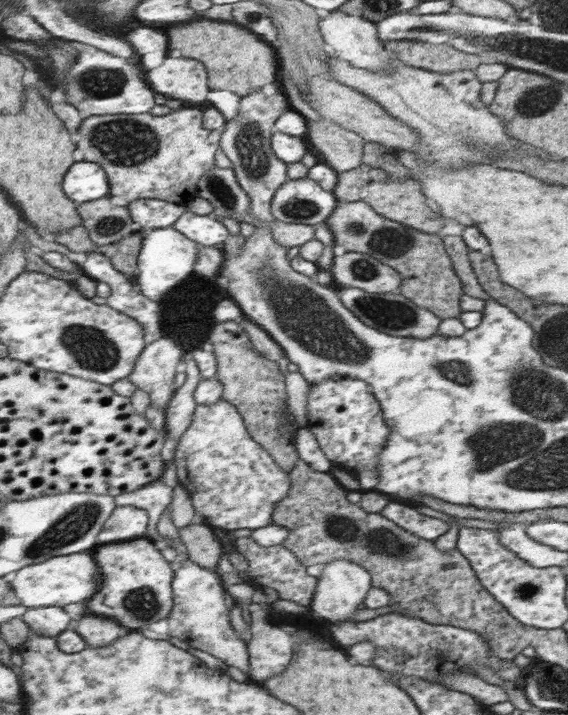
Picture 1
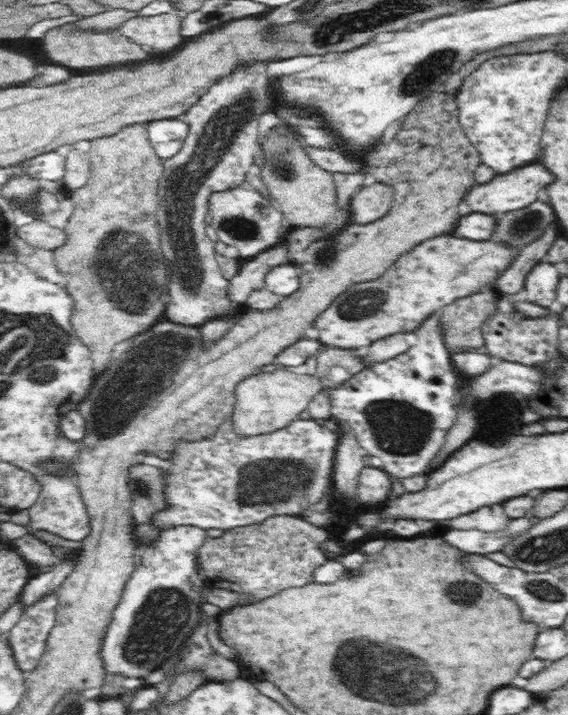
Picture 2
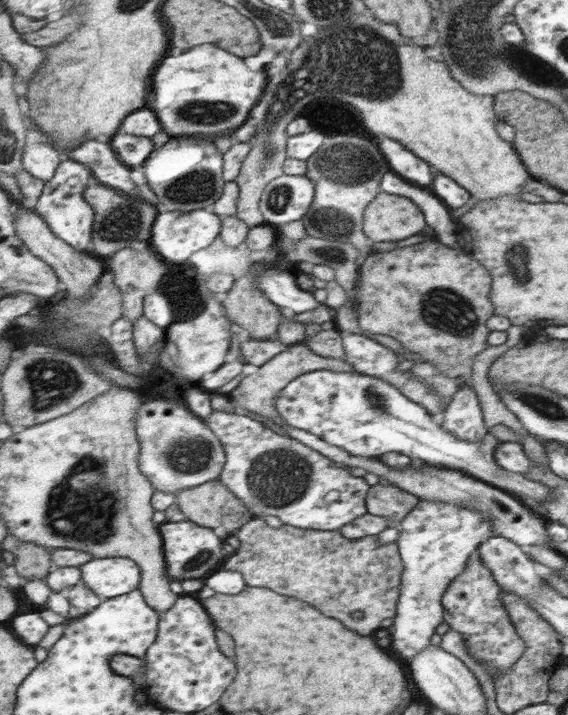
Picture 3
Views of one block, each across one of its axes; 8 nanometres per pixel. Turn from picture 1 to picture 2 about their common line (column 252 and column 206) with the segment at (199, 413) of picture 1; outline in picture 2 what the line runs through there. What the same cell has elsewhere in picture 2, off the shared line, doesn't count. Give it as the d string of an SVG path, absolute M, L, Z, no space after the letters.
M229 415L218 426L211 437L203 437L200 442L184 440L170 460L165 495L167 509L156 513L157 526L195 526L204 530L221 528L223 531L238 526L250 526L270 518L270 516L298 516L309 505L320 502L331 484L334 454L338 446L339 433L329 430L314 419L292 420L284 428L256 436L242 436L233 428L233 416Z

